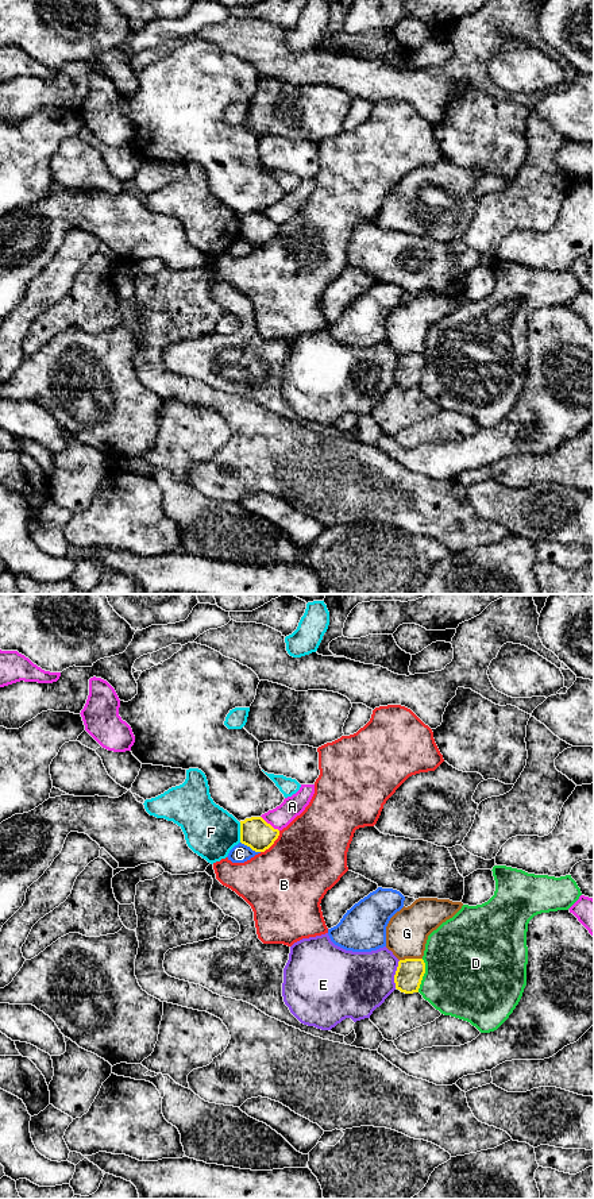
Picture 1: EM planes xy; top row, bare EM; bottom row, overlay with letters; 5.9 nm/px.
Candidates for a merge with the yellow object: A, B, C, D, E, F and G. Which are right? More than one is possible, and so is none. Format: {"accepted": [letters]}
{"accepted": []}

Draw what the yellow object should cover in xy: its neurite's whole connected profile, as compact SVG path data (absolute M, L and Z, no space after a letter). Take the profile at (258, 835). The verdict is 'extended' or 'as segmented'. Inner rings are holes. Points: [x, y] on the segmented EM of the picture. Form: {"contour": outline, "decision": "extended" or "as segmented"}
{"contour": "M262 817L240 821L240 843L255 852L265 852L278 838L279 830L274 829Z", "decision": "as segmented"}

